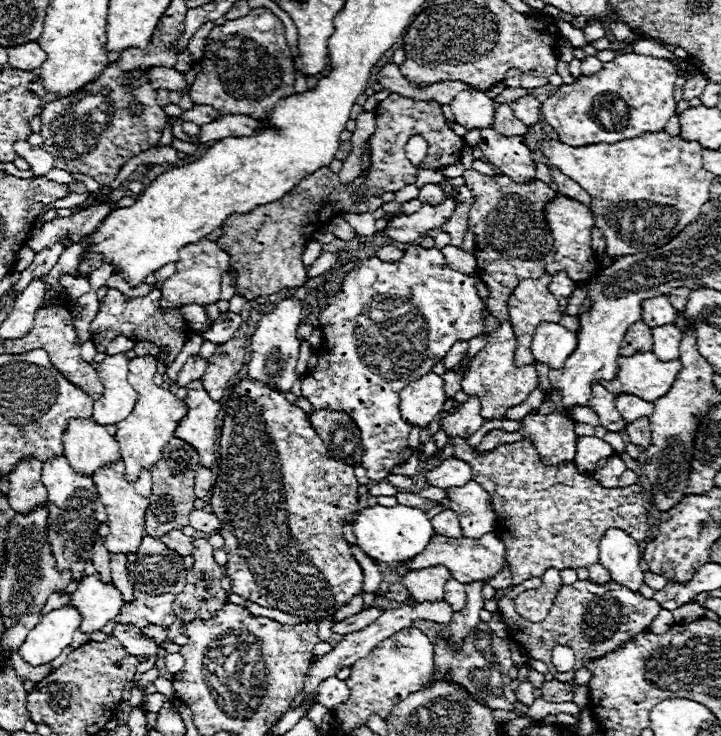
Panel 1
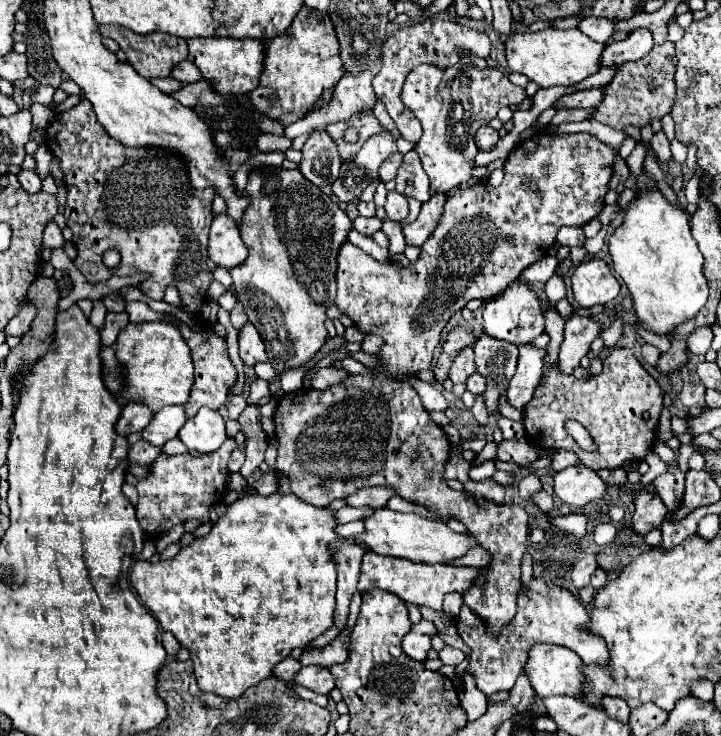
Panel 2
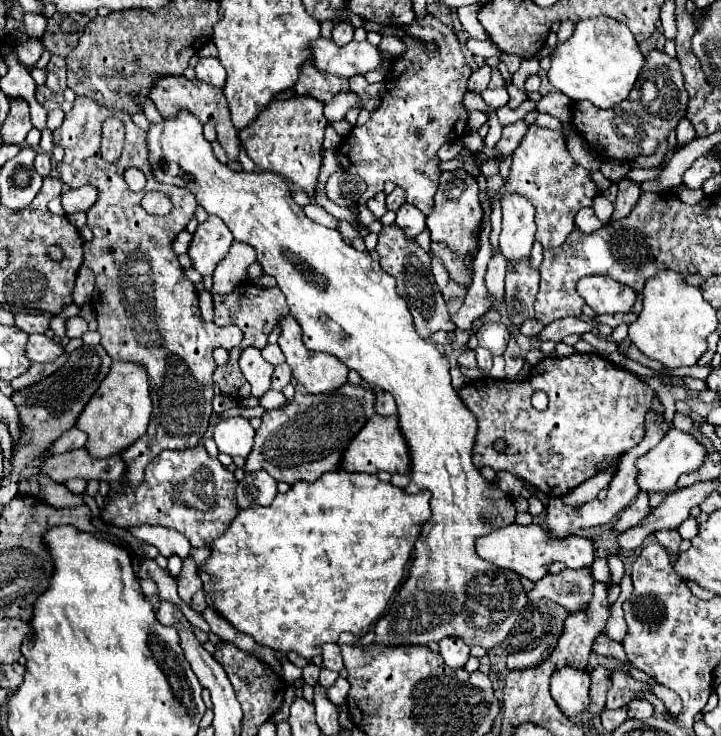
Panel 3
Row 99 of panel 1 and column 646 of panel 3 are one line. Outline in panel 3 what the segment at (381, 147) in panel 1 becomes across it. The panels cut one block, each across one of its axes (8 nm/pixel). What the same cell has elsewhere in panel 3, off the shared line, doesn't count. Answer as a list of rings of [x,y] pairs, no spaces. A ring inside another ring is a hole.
[[[572,354],[568,358],[544,358],[530,370],[530,378],[520,382],[512,380],[492,380],[480,378],[474,384],[458,390],[464,404],[474,412],[478,420],[478,436],[474,446],[474,462],[478,468],[490,466],[496,472],[508,470],[520,480],[530,482],[548,496],[564,496],[574,490],[584,480],[596,476],[602,468],[614,464],[630,448],[634,448],[644,438],[644,416],[650,408],[650,400],[656,394],[642,384],[632,372],[618,368],[610,360],[598,354]],[[542,390],[548,394],[550,404],[546,412],[538,412],[530,404],[530,396]],[[506,438],[506,452],[494,450],[494,440]]]

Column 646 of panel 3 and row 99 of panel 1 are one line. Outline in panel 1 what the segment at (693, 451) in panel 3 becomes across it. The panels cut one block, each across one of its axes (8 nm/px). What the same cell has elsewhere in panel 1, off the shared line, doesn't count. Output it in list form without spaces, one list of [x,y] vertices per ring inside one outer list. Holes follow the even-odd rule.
[[[462,90],[454,96],[452,104],[454,122],[464,128],[492,128],[494,124],[494,100],[482,90]]]

